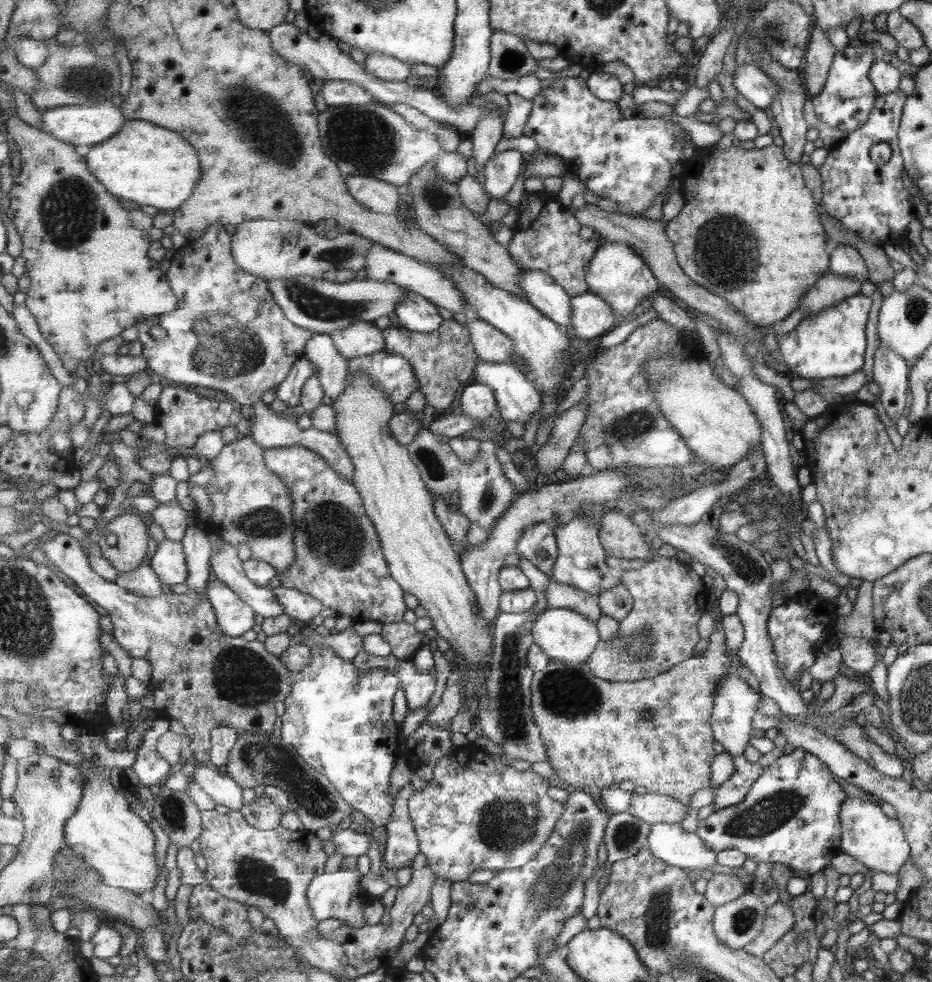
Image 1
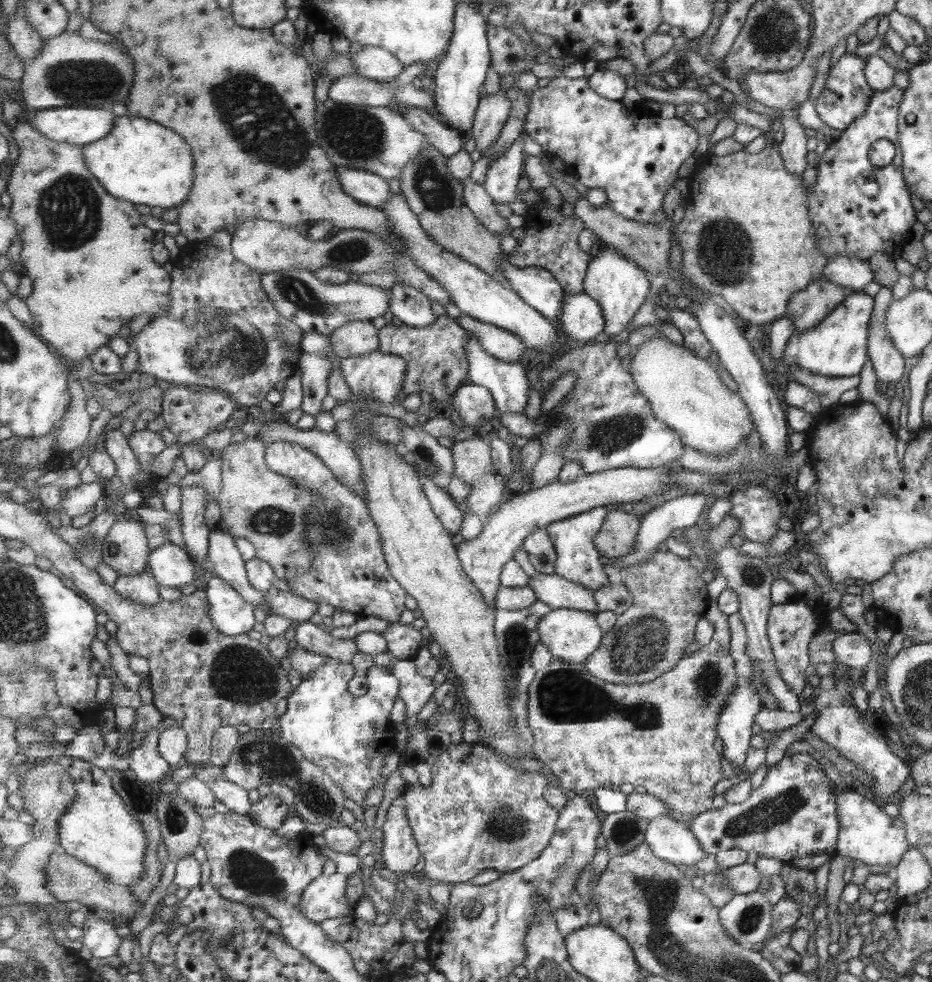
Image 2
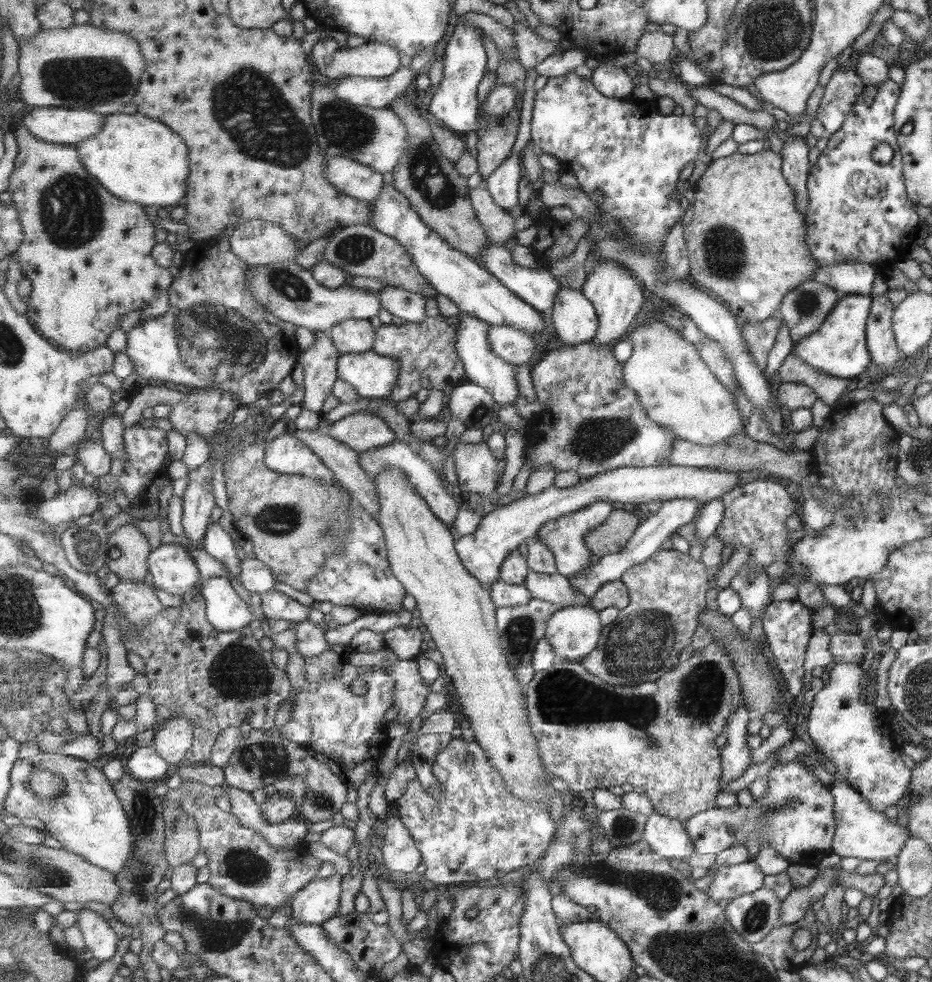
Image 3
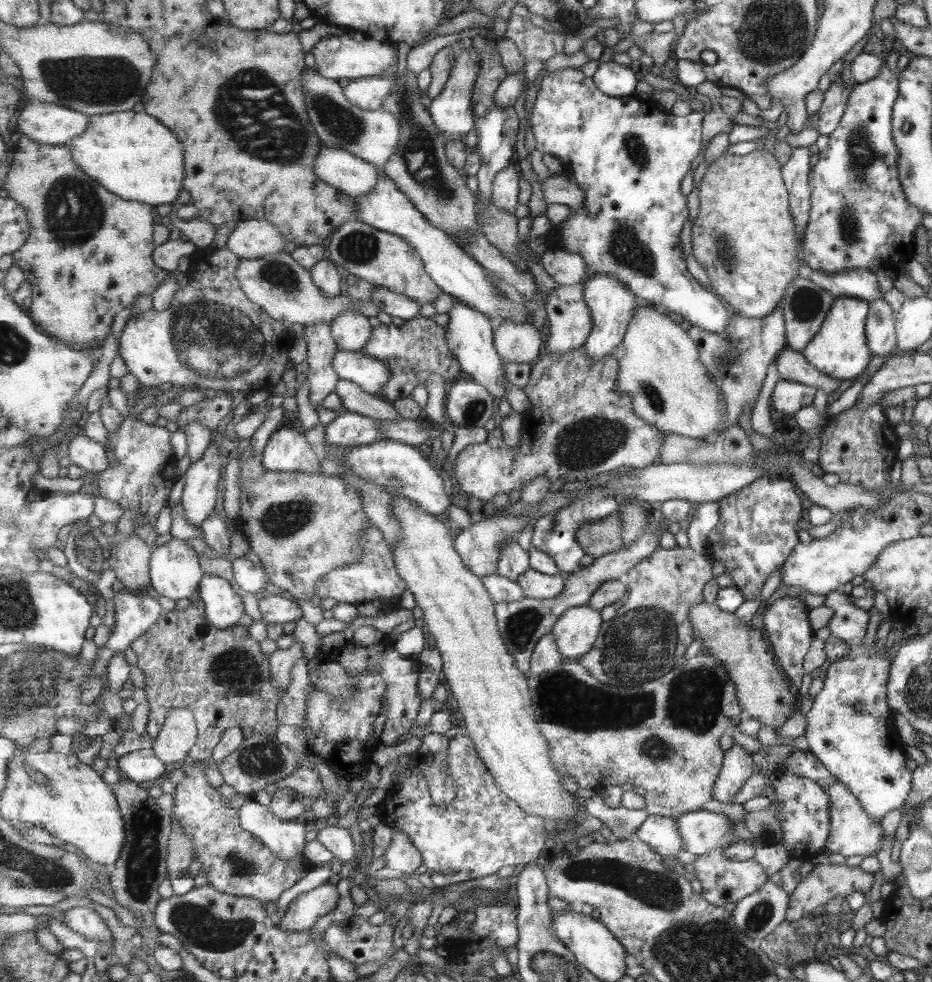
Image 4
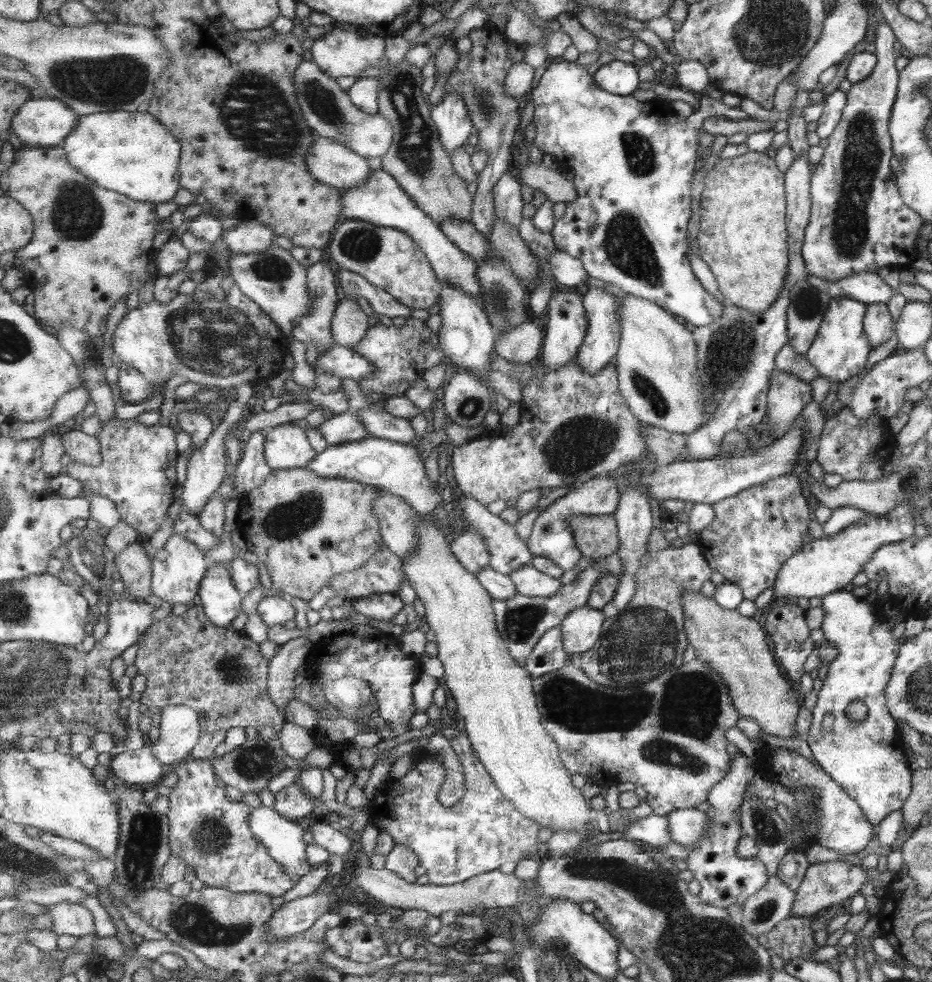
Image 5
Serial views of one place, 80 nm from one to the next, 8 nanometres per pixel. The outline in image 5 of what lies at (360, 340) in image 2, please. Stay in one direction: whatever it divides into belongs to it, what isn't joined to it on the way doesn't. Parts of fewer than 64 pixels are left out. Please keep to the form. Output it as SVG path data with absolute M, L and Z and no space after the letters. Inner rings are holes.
M343 298L332 321L332 333L336 344L351 348L357 344L368 331L369 317L357 301Z

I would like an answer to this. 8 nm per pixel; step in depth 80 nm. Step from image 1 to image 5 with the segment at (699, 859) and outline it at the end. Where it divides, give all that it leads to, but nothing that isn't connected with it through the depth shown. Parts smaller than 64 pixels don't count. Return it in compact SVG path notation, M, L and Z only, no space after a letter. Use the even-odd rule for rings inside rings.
M649 813L645 818L632 818L624 828L628 838L640 841L651 849L659 848L670 840L664 815Z

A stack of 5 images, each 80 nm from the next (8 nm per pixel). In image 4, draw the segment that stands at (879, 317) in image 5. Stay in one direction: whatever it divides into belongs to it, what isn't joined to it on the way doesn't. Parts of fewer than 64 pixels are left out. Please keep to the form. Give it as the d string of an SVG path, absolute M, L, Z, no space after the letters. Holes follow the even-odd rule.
M882 297L868 303L868 317L864 323L864 335L869 352L886 356L896 344L895 316L891 305Z

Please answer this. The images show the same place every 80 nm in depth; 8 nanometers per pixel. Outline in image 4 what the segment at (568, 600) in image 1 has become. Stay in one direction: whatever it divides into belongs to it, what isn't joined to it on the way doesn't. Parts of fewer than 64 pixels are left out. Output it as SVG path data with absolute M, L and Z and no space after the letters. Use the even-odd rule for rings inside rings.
M527 570L526 574L519 576L518 584L523 588L526 598L537 598L547 600L557 598L563 594L566 588L566 580L561 575L548 576L537 572L537 570Z

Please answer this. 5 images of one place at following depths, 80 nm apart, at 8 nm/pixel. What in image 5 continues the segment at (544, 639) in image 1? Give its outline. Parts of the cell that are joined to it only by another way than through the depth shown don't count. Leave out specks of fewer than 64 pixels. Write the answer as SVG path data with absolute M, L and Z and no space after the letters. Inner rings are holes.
M585 606L571 611L561 624L564 634L565 652L583 654L592 650L603 632L607 619L599 609Z

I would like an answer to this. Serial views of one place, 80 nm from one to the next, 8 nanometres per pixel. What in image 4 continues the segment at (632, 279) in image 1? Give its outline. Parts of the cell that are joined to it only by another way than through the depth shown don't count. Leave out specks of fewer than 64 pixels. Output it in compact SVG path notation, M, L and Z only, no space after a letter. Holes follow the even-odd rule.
M594 274L585 281L585 300L593 312L593 330L591 336L584 344L585 352L591 360L601 360L611 354L618 354L624 343L626 332L637 302L639 299L630 290L627 284L609 276L608 274Z

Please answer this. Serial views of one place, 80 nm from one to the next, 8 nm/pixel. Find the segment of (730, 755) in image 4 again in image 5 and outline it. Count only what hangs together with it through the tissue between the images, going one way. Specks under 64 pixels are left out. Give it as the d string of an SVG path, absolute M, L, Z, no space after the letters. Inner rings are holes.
M740 752L740 755L733 758L728 768L728 774L724 776L717 784L714 784L712 791L708 793L707 804L709 809L707 813L693 808L682 808L664 814L667 819L667 830L671 841L684 846L687 850L687 856L684 860L687 864L687 870L691 872L693 880L697 880L700 886L699 893L696 895L705 904L713 905L717 908L726 909L731 904L742 905L749 896L755 894L757 890L763 888L763 885L768 879L768 869L765 864L761 862L756 856L753 858L741 857L738 855L737 846L738 840L743 836L743 829L740 824L735 821L733 814L737 808L743 808L744 803L741 798L748 784L748 780L753 776L755 769L753 769L754 759L746 757Z

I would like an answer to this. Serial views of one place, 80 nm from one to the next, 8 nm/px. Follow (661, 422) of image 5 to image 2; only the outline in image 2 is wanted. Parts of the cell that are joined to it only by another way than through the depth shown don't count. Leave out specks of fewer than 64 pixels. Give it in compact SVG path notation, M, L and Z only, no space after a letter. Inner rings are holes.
M660 333L647 339L633 357L632 379L651 405L652 415L678 432L683 444L699 452L724 455L753 428L744 401L719 381L715 368Z

